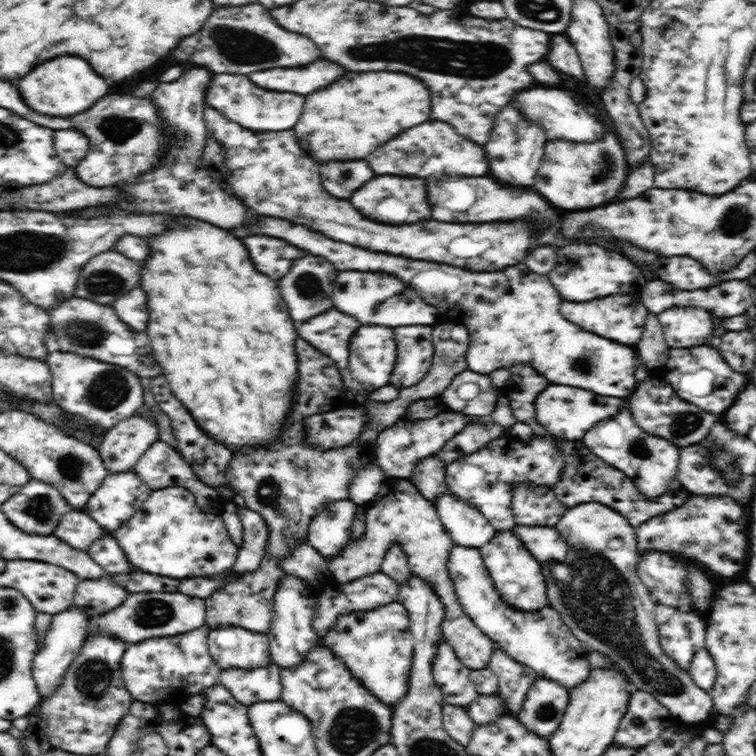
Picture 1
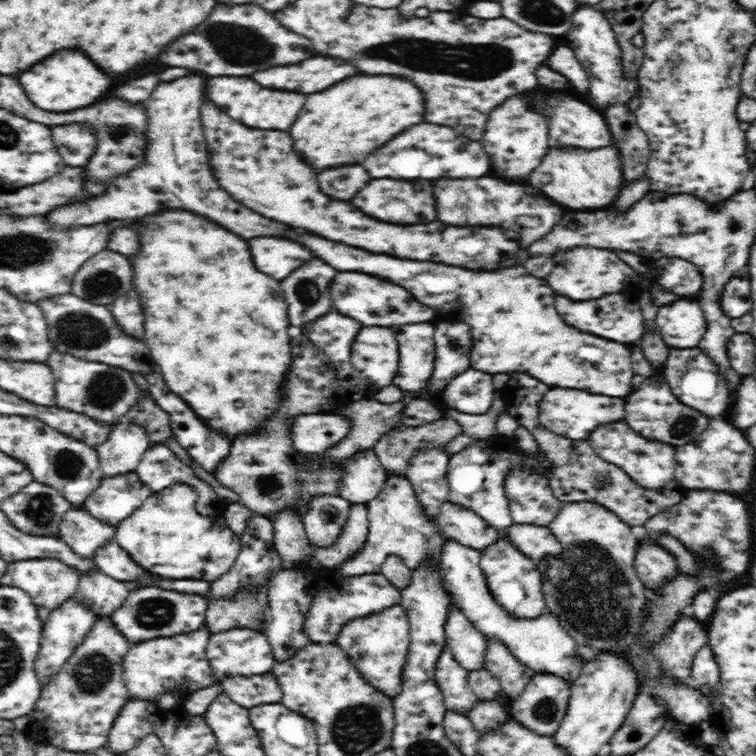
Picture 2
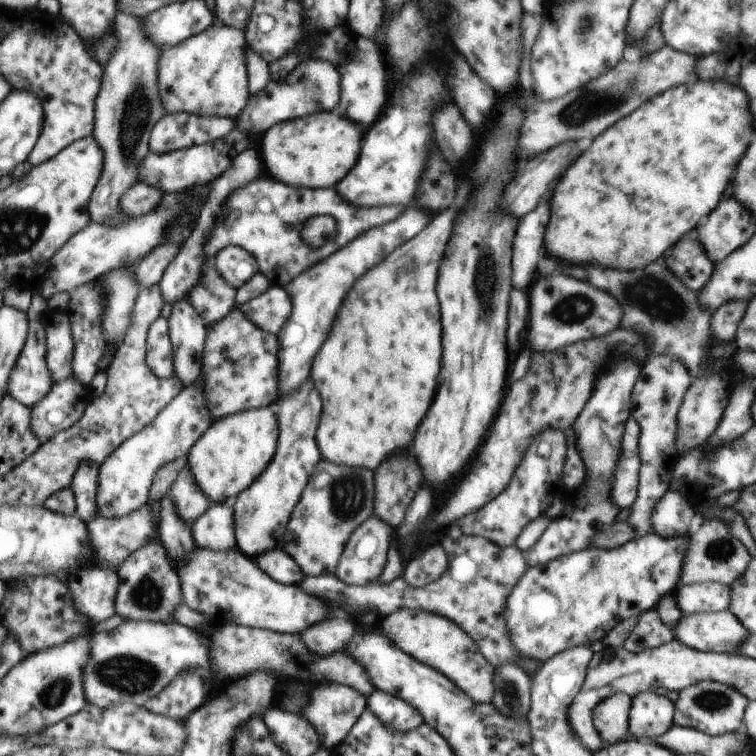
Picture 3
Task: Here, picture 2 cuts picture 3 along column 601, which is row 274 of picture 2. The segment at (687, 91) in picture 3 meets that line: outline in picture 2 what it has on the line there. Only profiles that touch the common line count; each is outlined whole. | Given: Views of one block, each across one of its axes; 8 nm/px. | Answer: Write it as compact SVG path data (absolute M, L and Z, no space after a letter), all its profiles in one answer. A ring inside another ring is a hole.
M168 210L168 212L158 212L154 216L146 216L140 220L142 226L140 228L140 240L142 240L142 248L140 254L130 258L134 264L134 286L140 292L140 302L146 314L146 334L144 340L150 346L150 354L154 358L154 362L160 366L160 372L164 374L166 384L170 386L170 390L174 394L178 394L212 430L226 434L228 438L236 438L242 434L252 434L252 432L260 432L260 428L264 426L266 418L270 418L278 406L280 406L280 394L282 394L282 386L284 380L288 376L288 370L292 366L292 348L290 348L290 336L288 336L288 314L286 314L286 302L282 300L282 290L280 284L276 280L272 280L270 276L262 274L256 270L252 258L250 258L250 250L248 244L238 238L236 234L220 228L214 222L208 222L192 212L184 212L184 210Z

